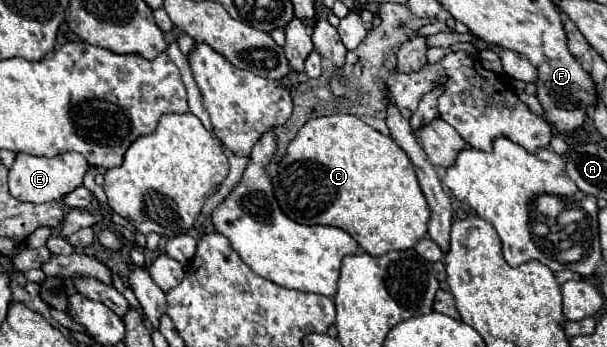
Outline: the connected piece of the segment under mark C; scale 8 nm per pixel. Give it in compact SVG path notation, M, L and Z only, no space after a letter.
M356 115L308 119L290 141L284 159L278 163L278 179L272 179L272 183L274 197L284 215L302 225L332 225L344 229L368 255L378 257L386 251L410 249L426 235L430 209L418 185L414 165L394 139L368 127Z

